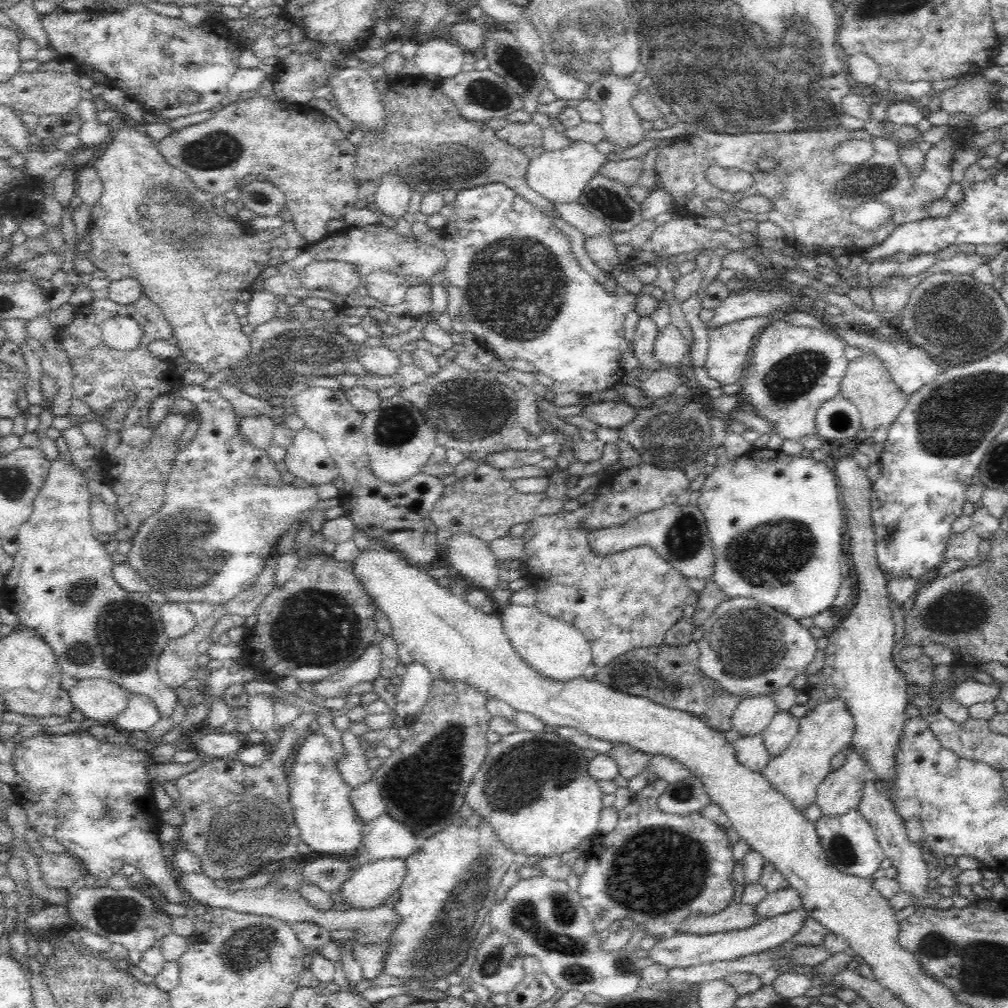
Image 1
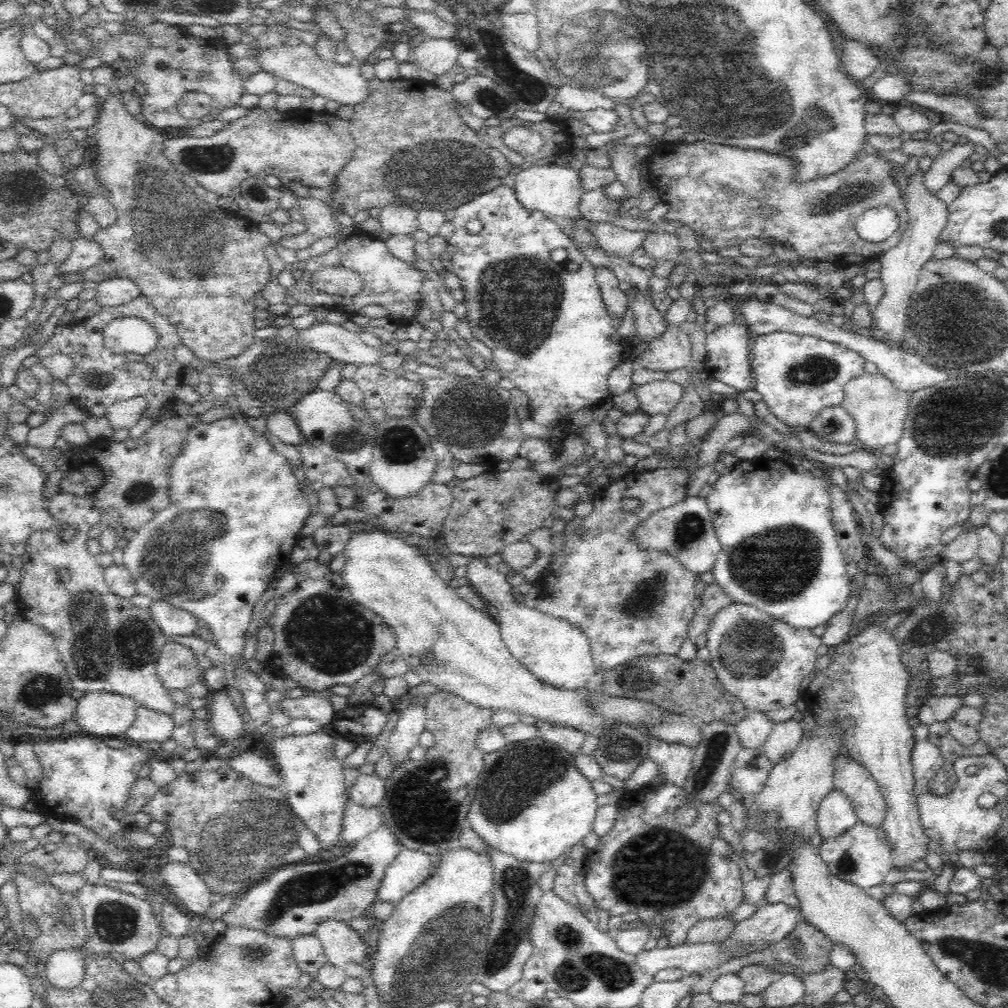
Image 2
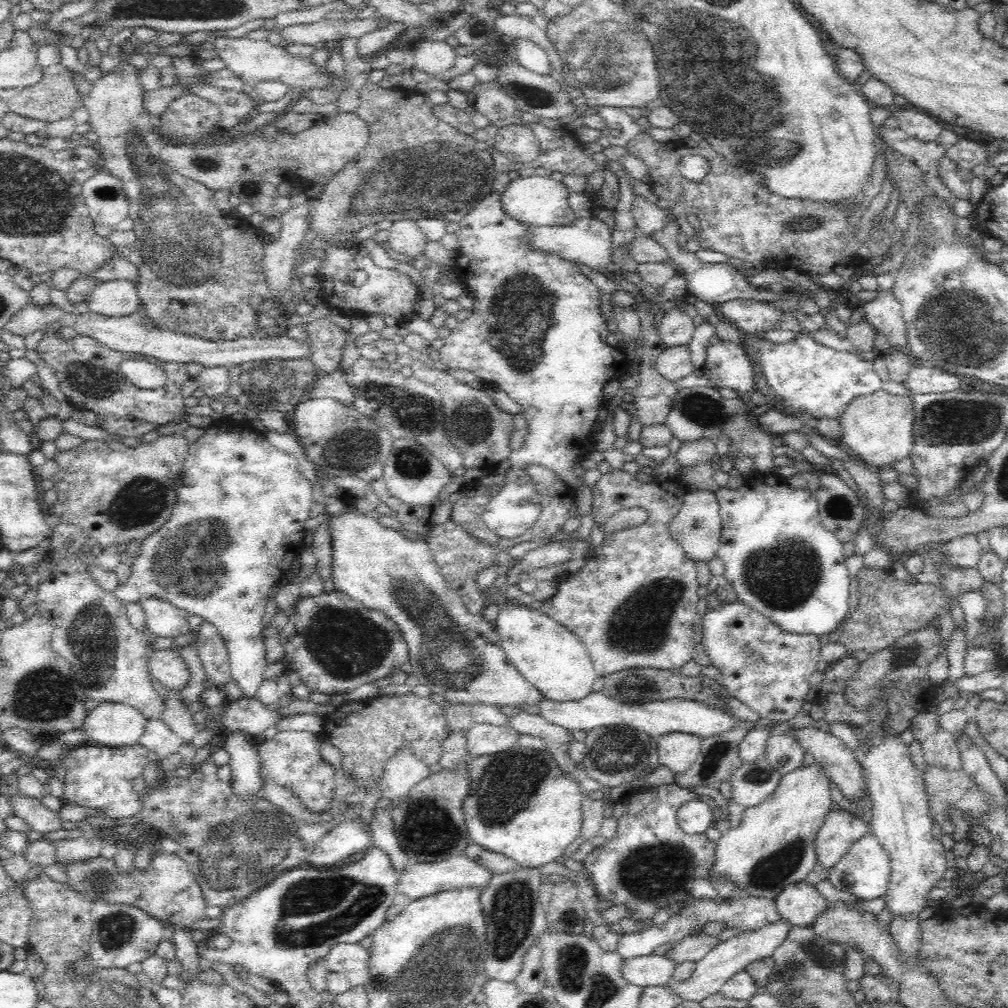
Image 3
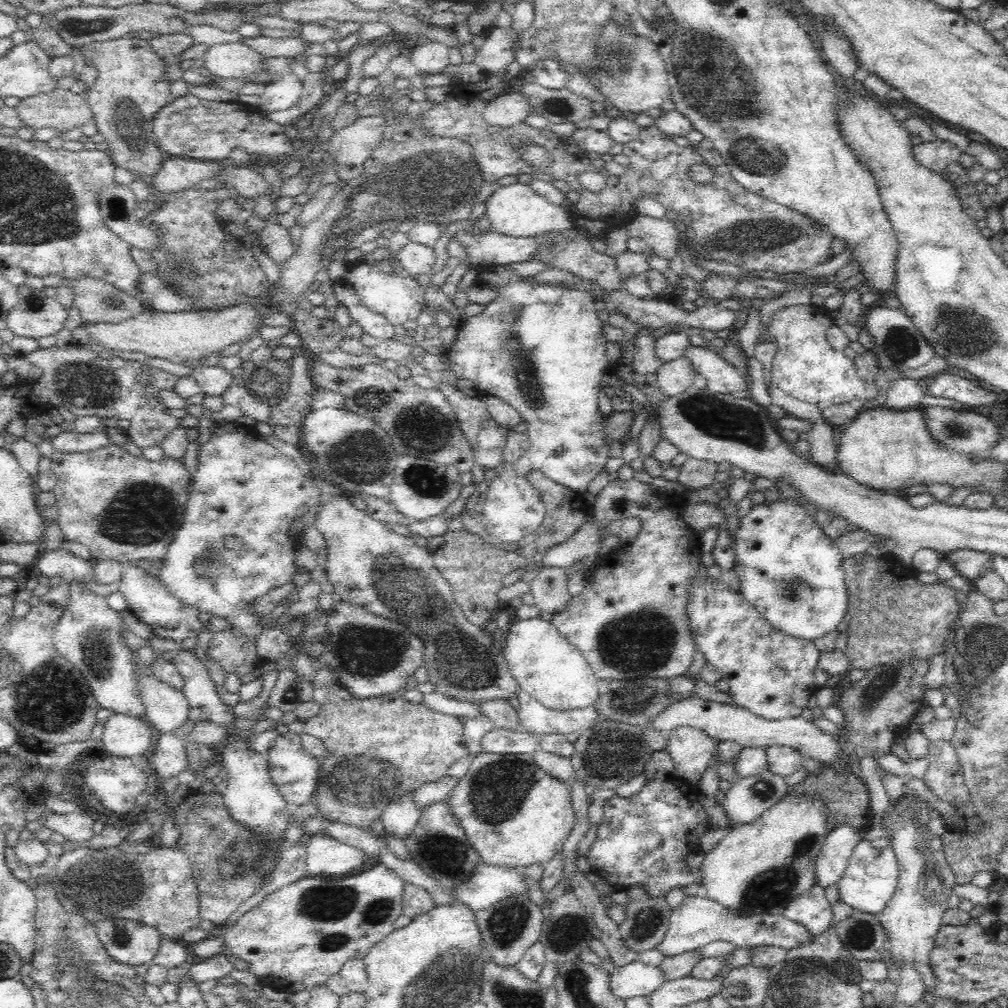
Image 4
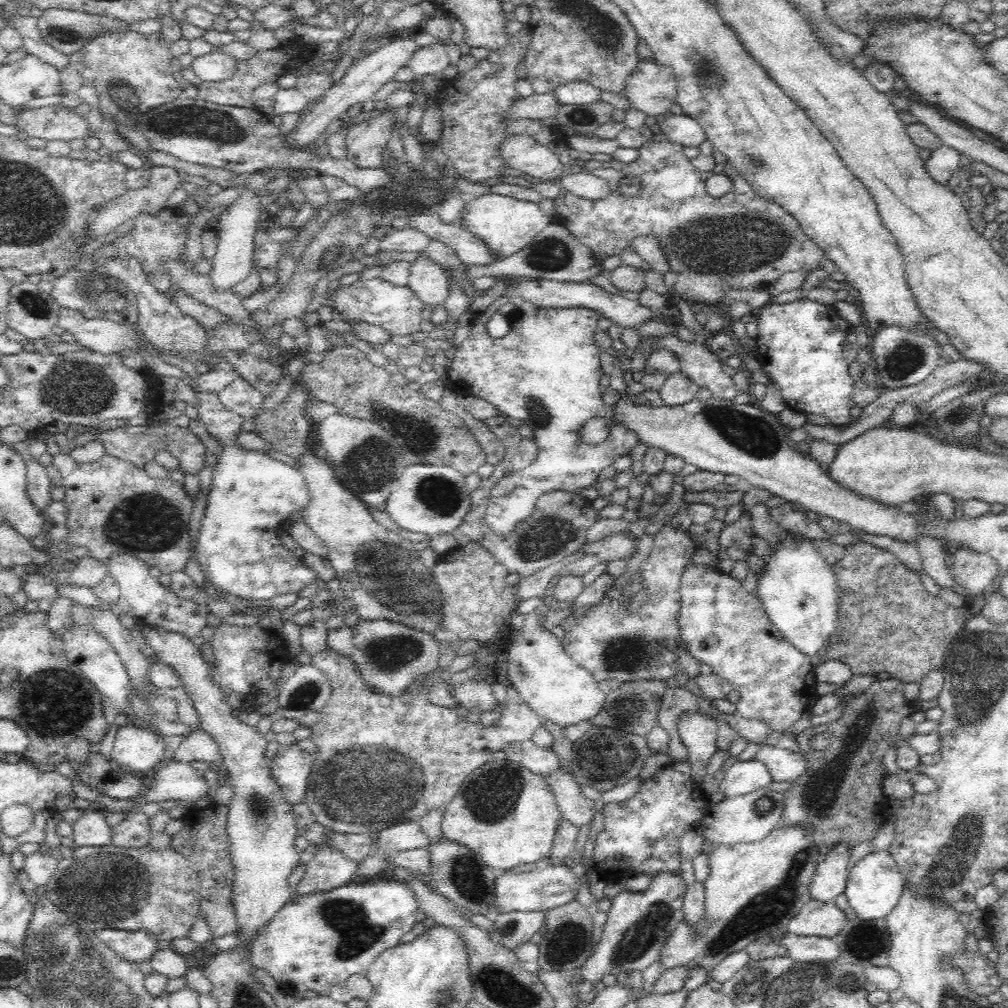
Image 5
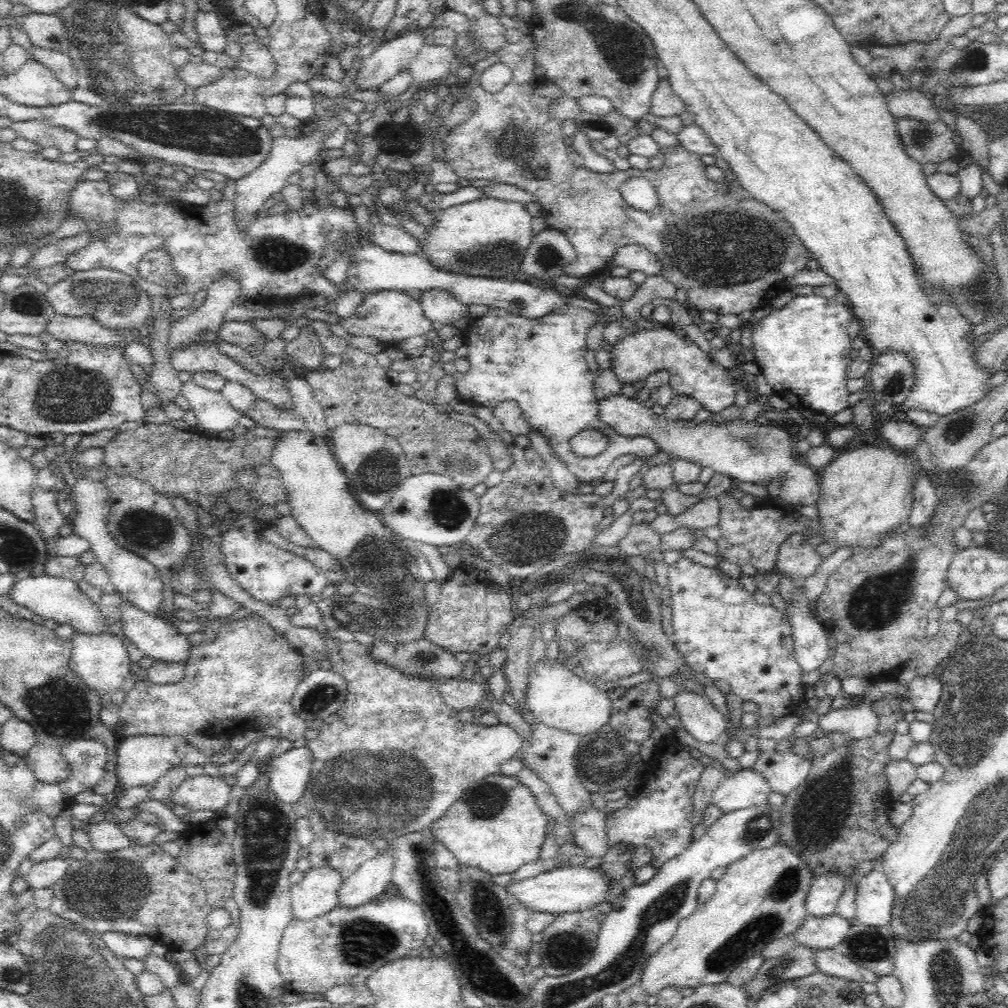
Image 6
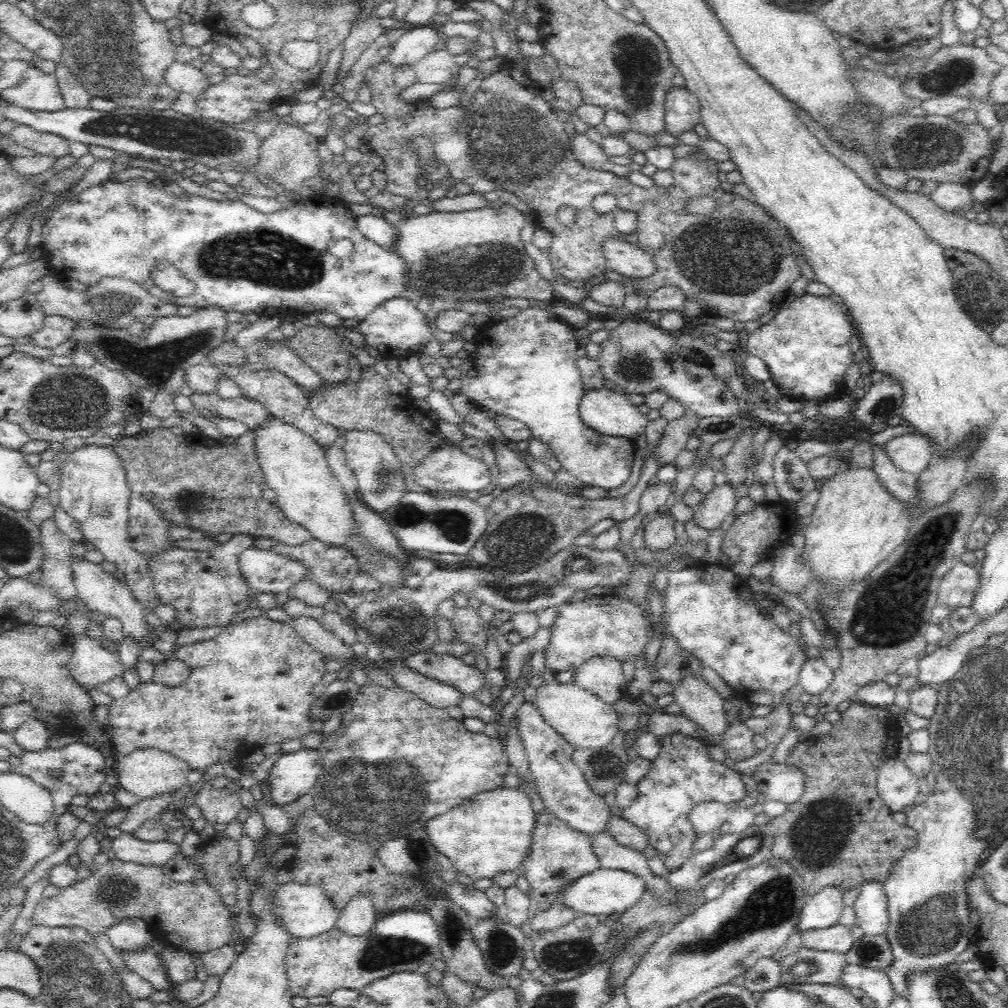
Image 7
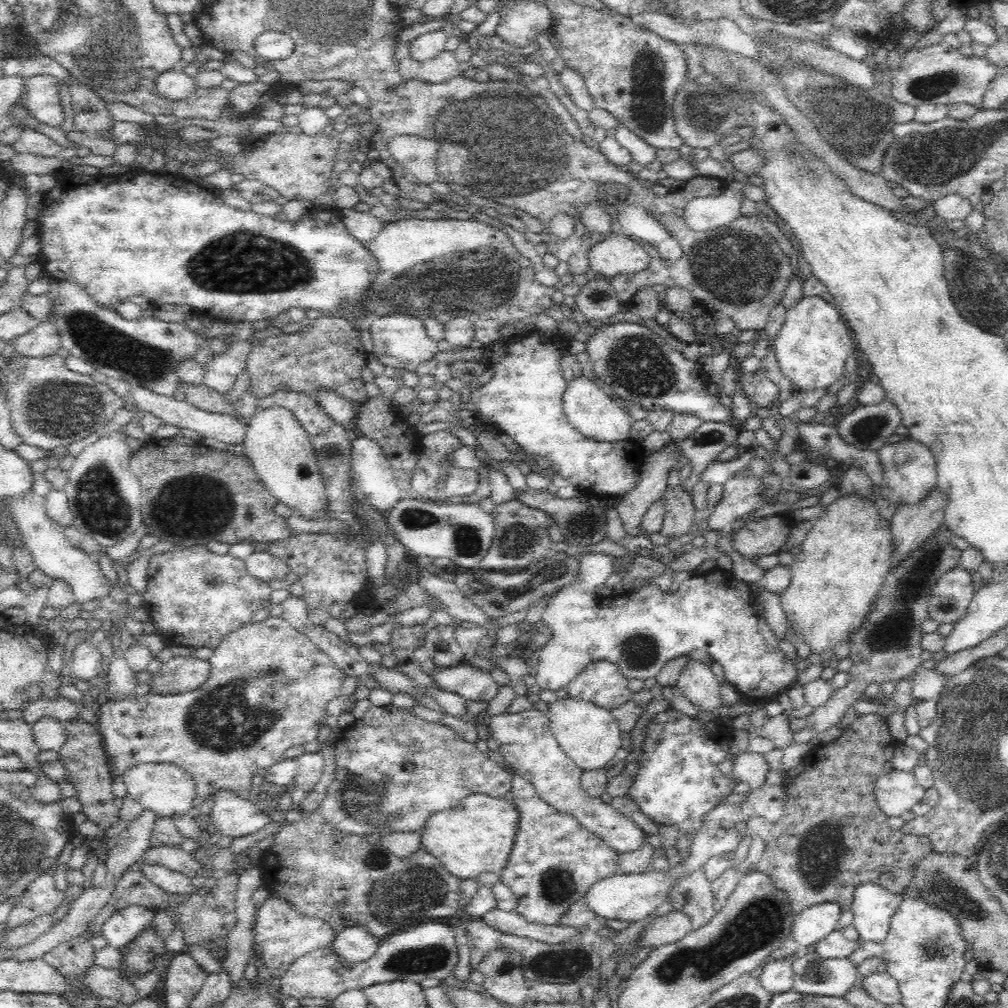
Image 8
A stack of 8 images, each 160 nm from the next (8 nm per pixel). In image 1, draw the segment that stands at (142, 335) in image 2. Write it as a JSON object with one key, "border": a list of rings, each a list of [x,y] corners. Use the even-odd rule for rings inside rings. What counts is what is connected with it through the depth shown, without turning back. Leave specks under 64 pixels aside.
{"border":[[[116,315],[102,323],[102,344],[116,350],[134,350],[143,338],[143,325],[132,317]]]}

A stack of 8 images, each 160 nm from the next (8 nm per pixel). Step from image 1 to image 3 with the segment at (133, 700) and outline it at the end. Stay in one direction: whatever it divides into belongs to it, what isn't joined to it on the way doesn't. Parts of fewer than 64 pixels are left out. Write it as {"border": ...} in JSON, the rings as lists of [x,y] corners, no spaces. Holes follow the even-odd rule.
{"border":[[[158,719],[147,721],[139,744],[146,747],[149,753],[157,755],[159,763],[165,757],[178,754],[183,740]]]}

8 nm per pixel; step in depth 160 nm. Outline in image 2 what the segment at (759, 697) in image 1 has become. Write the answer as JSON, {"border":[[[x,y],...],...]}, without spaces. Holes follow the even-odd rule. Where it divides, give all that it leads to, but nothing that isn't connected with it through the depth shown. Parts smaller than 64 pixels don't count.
{"border":[[[746,712],[745,717],[735,724],[741,746],[748,750],[763,748],[765,740],[770,736],[775,723],[768,720],[764,713]]]}

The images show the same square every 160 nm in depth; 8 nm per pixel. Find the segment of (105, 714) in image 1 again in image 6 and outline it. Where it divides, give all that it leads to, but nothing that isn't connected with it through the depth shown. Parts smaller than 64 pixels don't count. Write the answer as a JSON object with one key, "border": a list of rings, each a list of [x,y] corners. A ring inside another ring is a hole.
{"border":[[[135,736],[119,739],[116,767],[118,787],[128,790],[139,786],[152,786],[174,768],[203,767],[208,761],[208,756],[180,737]]]}

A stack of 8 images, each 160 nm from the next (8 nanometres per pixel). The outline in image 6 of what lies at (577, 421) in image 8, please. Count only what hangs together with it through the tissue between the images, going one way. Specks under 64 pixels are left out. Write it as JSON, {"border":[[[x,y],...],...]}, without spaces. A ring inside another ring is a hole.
{"border":[[[622,392],[598,400],[596,413],[603,424],[620,436],[649,436],[660,451],[695,462],[703,468],[710,466],[717,474],[723,472],[739,482],[769,483],[785,474],[787,479],[780,494],[783,502],[810,506],[816,504],[816,498],[820,496],[820,473],[796,460],[793,446],[795,435],[774,424],[764,428],[760,424],[750,424],[740,419],[728,426],[717,426],[711,422],[696,426],[694,422],[685,424],[682,420],[669,422],[664,416],[654,414],[647,405],[638,403]]]}

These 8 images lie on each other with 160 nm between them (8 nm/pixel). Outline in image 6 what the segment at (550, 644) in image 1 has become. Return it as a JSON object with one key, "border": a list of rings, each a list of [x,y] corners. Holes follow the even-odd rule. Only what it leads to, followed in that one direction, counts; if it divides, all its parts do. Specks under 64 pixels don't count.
{"border":[[[545,657],[536,664],[529,672],[529,684],[526,692],[526,707],[538,722],[546,726],[572,733],[583,739],[590,734],[597,735],[600,730],[609,724],[612,712],[612,702],[605,688],[600,687],[590,679],[583,680],[574,674],[571,666],[564,664],[550,664]]]}

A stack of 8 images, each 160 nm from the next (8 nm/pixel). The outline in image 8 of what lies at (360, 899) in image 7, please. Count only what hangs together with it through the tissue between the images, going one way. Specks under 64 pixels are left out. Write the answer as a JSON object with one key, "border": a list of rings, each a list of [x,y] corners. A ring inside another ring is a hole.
{"border":[[[348,925],[335,936],[330,949],[346,969],[351,969],[354,965],[368,962],[376,954],[379,943],[366,931],[364,925]]]}

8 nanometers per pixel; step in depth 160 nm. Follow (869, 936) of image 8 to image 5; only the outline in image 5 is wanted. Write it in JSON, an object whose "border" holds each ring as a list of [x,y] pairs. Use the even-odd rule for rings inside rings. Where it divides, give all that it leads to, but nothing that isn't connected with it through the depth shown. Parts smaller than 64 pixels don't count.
{"border":[[[870,853],[848,873],[845,896],[857,917],[865,921],[885,919],[896,908],[903,895],[898,867],[890,853]]]}

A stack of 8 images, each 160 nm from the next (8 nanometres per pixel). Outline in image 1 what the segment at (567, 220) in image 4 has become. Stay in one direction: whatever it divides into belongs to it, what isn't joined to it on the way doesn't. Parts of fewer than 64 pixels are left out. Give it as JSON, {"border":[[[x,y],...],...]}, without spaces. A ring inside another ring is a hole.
{"border":[[[574,140],[568,146],[552,152],[544,152],[538,158],[532,156],[527,171],[527,180],[533,192],[546,198],[550,204],[556,202],[579,202],[584,188],[607,162],[606,154],[596,148],[596,144],[586,140]]]}

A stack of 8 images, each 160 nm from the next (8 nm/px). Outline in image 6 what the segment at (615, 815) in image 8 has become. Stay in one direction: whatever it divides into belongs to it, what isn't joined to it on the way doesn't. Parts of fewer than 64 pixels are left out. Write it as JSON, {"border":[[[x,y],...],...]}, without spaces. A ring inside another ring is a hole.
{"border":[[[540,722],[530,723],[530,729],[532,729],[530,738],[532,748],[528,750],[526,756],[522,756],[522,760],[526,762],[526,767],[530,767],[550,787],[558,807],[566,815],[566,821],[572,822],[578,815],[594,807],[590,798],[592,793],[582,784],[580,770],[575,762],[581,738]]]}

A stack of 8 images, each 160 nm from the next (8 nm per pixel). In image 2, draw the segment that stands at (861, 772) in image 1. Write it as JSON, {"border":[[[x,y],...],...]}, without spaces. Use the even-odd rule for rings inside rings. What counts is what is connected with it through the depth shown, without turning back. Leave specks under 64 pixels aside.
{"border":[[[832,789],[820,803],[817,833],[824,840],[836,839],[858,822],[857,814],[842,792]]]}

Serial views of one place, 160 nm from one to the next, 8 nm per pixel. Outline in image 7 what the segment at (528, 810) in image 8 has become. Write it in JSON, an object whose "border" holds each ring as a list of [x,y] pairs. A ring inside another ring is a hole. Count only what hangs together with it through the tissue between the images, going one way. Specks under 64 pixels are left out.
{"border":[[[544,808],[536,813],[534,818],[534,830],[530,836],[528,854],[520,864],[516,873],[524,876],[528,883],[526,892],[529,903],[534,904],[537,912],[552,910],[556,904],[560,904],[562,891],[576,879],[587,874],[592,874],[603,868],[599,856],[593,849],[591,835],[584,834],[570,828],[563,820],[560,820],[553,812]]]}

